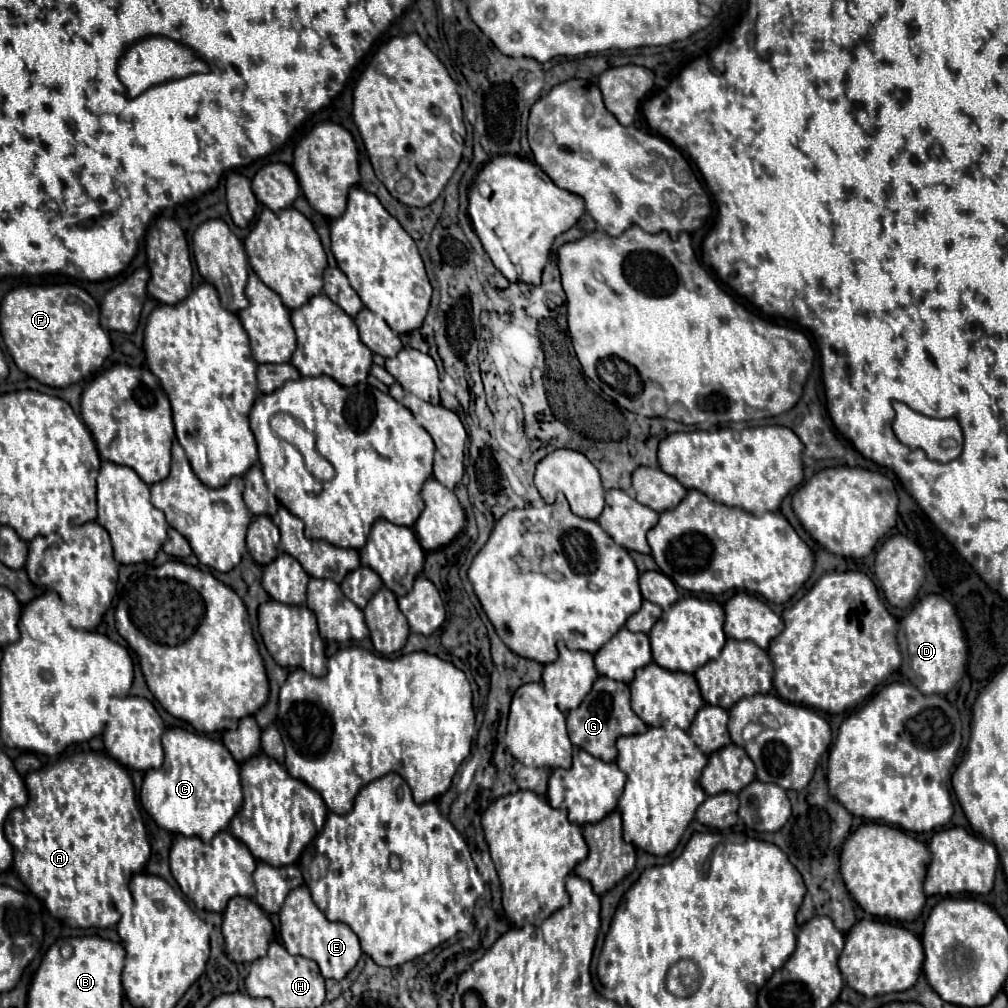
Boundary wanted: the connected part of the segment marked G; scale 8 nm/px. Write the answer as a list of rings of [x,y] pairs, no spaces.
[[[599,677],[589,691],[589,697],[581,701],[581,705],[567,713],[567,731],[573,745],[585,749],[593,757],[603,761],[615,761],[617,749],[615,741],[619,735],[633,735],[645,733],[647,725],[633,713],[629,701],[629,685],[623,681],[613,681],[609,677]]]

